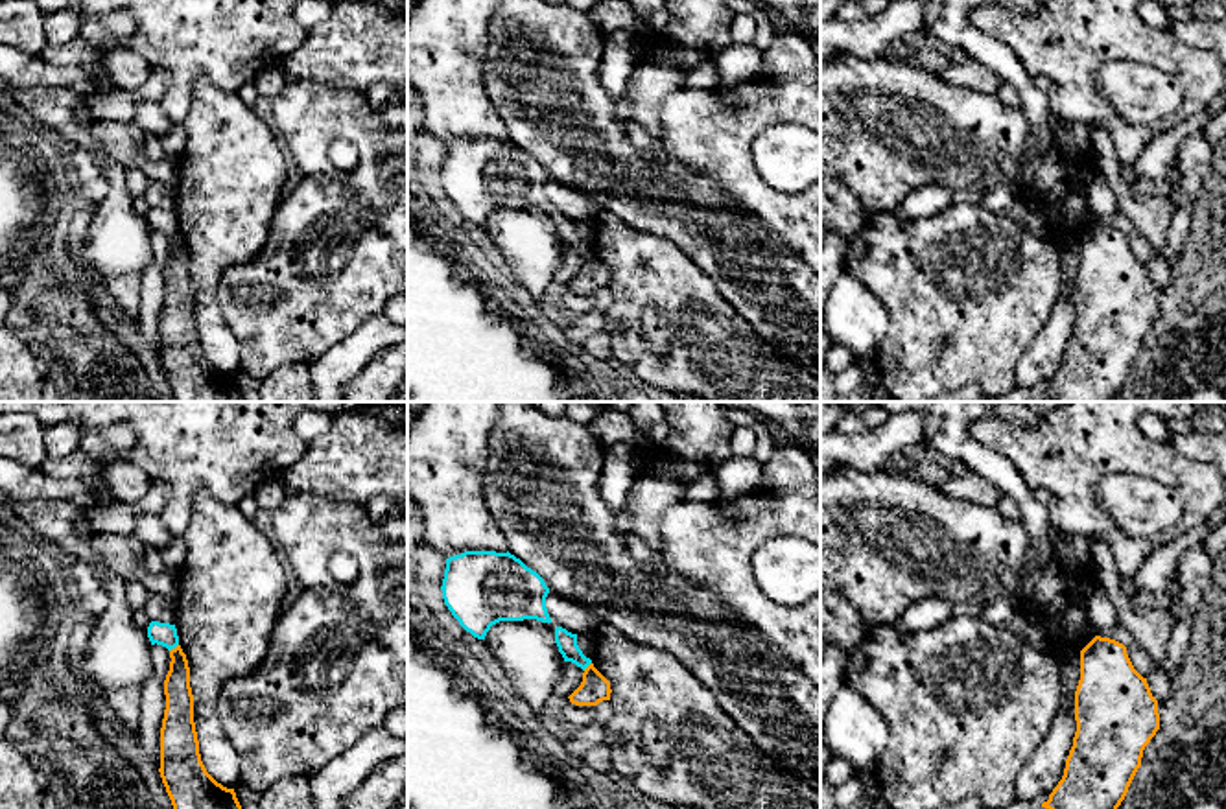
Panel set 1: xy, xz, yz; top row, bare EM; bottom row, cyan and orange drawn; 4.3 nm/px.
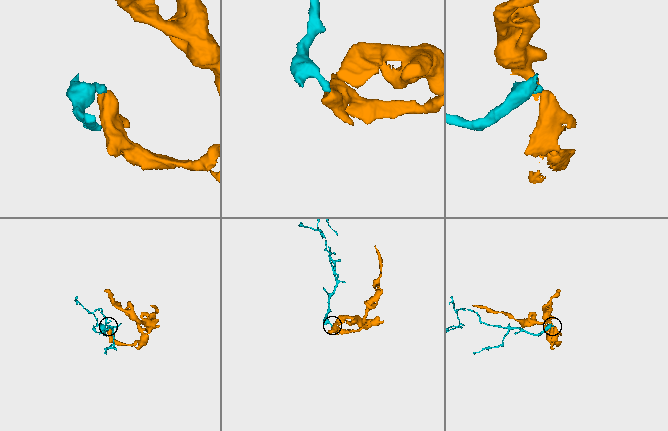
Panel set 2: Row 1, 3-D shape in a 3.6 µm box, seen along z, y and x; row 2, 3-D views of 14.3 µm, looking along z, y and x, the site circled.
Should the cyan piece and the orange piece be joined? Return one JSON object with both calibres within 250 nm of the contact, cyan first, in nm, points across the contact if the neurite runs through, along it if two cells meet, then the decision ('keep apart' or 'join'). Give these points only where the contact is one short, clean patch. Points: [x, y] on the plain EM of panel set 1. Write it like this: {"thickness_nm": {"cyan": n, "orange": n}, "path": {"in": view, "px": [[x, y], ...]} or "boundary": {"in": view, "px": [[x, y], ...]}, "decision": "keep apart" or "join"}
{"thickness_nm": {"cyan": 100, "orange": 130}, "boundary": {"in": "xy", "px": [[177, 231], [170, 238]]}, "decision": "keep apart"}

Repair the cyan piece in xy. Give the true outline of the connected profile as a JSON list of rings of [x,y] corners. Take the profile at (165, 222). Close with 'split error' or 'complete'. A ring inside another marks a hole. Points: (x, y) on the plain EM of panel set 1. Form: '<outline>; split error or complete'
[[[151,208],[147,214],[147,225],[151,232],[162,232],[168,238],[179,232],[179,223],[175,212]]]; complete

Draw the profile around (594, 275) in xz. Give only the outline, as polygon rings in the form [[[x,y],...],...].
[[[590,251],[583,260],[581,273],[568,284],[575,293],[597,293],[610,287],[610,269]]]

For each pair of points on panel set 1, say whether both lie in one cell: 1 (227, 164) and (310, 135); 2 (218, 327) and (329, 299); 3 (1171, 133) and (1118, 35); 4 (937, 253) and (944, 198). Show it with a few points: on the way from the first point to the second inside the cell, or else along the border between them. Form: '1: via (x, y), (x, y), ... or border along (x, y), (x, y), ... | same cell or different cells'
1: border along (284, 152), (294, 170) | different cells
2: border along (216, 282), (218, 308), (238, 343), (238, 367) | different cells
3: border along (1158, 128), (1132, 163) | different cells
4: border along (952, 199), (937, 212), (919, 220), (900, 220) | different cells

